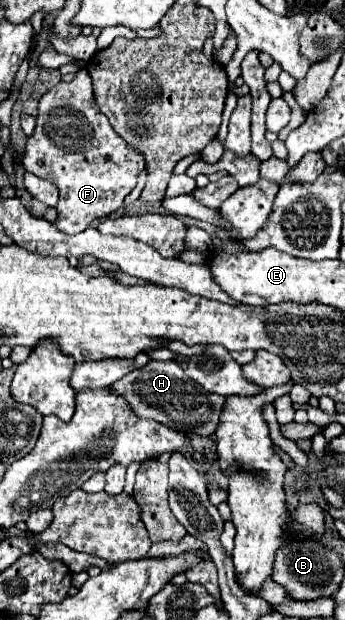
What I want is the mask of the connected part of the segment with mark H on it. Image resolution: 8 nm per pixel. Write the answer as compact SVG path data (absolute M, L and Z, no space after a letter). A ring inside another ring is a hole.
M149 360L147 366L137 368L117 380L111 386L119 396L123 396L133 412L141 418L153 418L177 432L183 434L199 434L199 436L211 436L215 434L219 426L219 416L225 406L225 398L219 394L211 394L205 388L197 386L183 368L169 360L169 362L157 362Z

